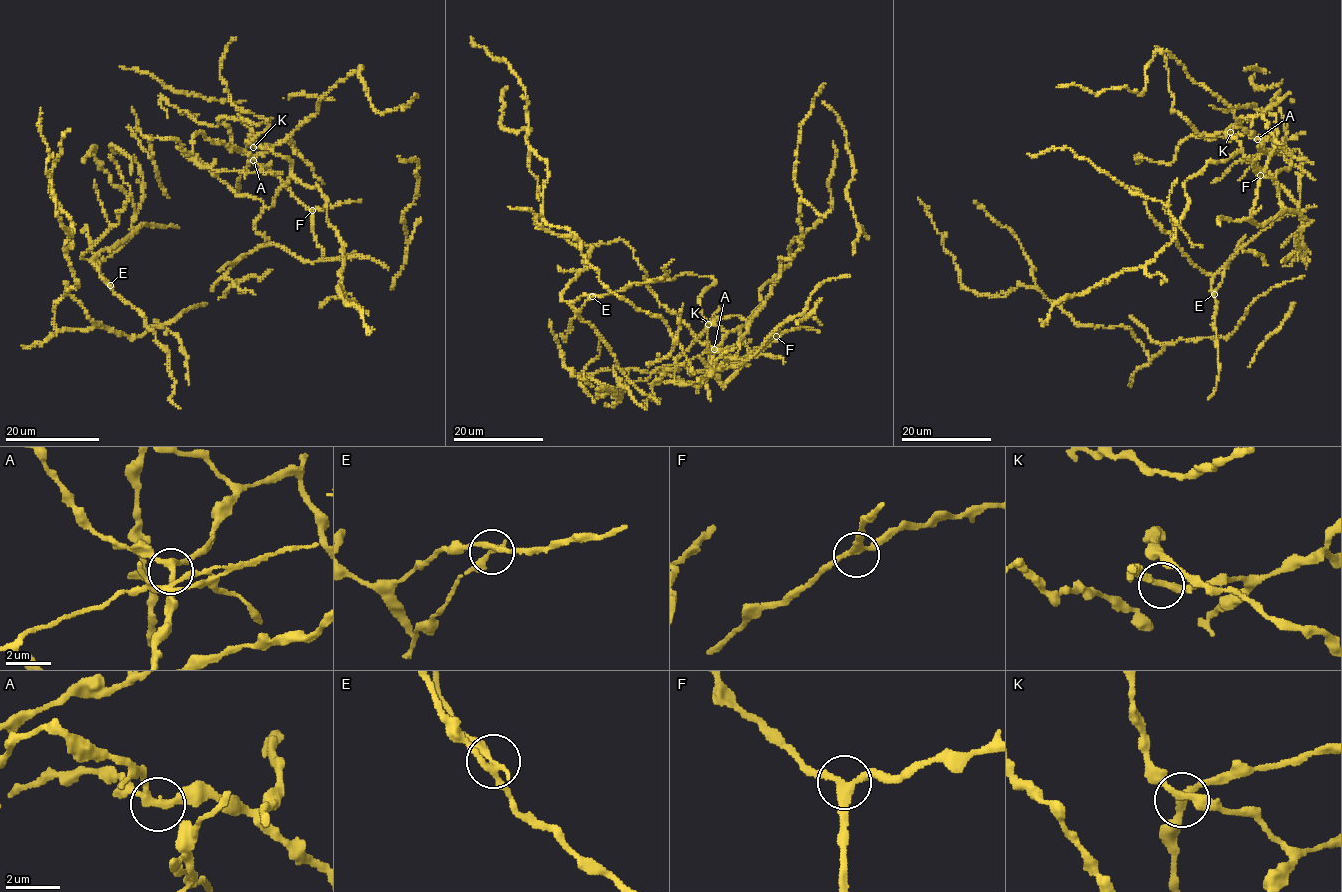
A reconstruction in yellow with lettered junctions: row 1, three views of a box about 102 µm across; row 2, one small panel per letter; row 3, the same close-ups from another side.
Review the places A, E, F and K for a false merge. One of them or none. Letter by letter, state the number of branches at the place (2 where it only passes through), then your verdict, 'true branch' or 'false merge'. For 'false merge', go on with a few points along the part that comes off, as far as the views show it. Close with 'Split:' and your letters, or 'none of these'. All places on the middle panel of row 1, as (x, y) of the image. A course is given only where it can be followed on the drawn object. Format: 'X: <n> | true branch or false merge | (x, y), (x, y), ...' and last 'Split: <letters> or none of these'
A: 3 | true branch
E: 3 | false merge | (592, 296), (572, 319), (564, 343)
F: 3 | true branch
K: 3 | true branch
Split: E

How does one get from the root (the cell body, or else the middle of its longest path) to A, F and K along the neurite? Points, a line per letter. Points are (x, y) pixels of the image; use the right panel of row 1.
A: (1302, 234), (1308, 221), (1282, 206), (1274, 179), (1225, 133), (1243, 127), (1257, 139)
F: (1302, 234), (1309, 222), (1296, 212), (1285, 209), (1261, 225), (1249, 218), (1260, 175)
K: (1302, 234), (1308, 221), (1282, 206), (1274, 179), (1249, 159), (1239, 142), (1226, 137), (1228, 129), (1230, 132)

